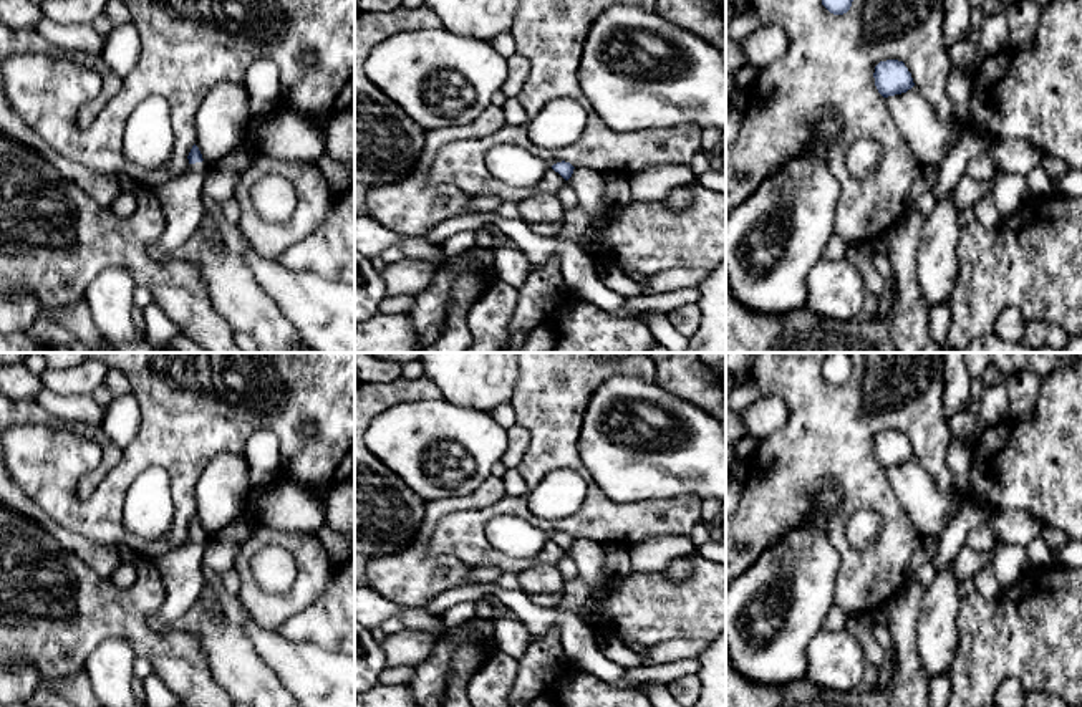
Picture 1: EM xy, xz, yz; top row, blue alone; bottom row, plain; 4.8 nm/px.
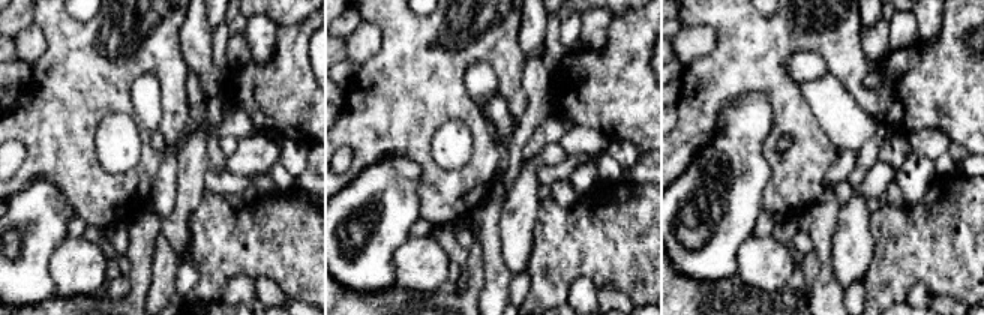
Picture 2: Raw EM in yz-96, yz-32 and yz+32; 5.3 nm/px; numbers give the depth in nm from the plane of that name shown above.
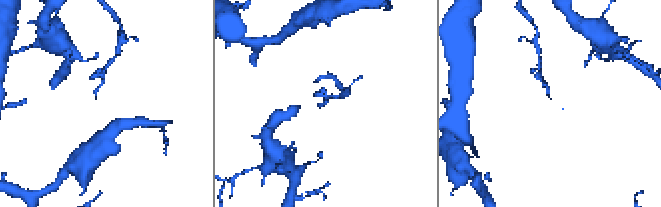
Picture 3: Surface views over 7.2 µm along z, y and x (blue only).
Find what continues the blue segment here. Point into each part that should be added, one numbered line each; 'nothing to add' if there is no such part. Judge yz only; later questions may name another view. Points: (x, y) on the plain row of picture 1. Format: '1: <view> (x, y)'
nothing to add

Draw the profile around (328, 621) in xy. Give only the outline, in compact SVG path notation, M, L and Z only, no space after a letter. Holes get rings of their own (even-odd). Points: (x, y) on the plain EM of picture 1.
M355 558L333 566L326 591L283 621L277 632L292 642L312 642L355 657Z

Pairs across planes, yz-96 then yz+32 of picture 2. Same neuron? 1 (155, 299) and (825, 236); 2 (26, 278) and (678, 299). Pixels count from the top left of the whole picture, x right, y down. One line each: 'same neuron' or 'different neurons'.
1: same neuron
2: different neurons

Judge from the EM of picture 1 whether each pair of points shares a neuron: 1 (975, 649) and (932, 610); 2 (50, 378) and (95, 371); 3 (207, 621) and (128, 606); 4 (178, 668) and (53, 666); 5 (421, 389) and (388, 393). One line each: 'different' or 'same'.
1: different
2: same
3: different
4: same
5: same

